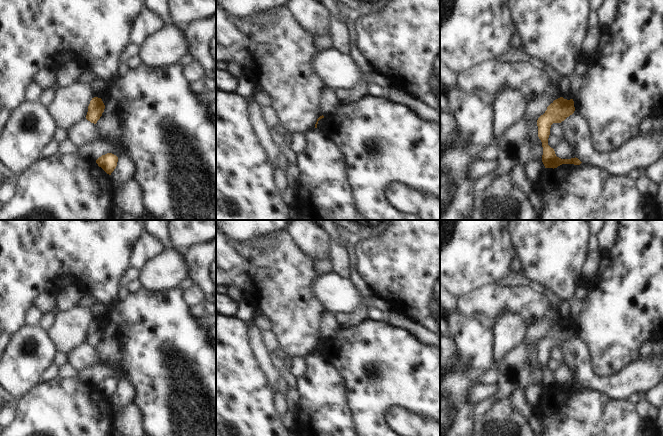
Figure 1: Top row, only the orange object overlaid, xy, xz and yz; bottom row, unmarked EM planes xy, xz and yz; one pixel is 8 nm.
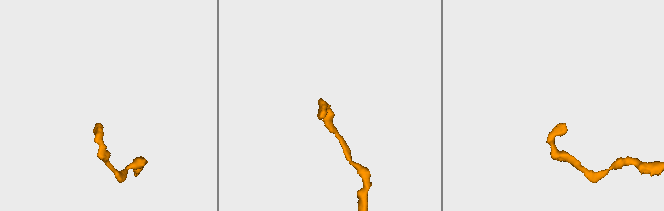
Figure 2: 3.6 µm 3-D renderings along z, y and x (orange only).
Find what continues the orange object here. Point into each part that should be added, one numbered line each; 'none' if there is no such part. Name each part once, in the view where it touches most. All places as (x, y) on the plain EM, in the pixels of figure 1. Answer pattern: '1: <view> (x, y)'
none

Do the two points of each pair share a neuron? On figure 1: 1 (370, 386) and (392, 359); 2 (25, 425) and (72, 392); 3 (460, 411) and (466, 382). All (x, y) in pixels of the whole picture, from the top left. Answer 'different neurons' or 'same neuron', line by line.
1: same neuron
2: same neuron
3: same neuron

